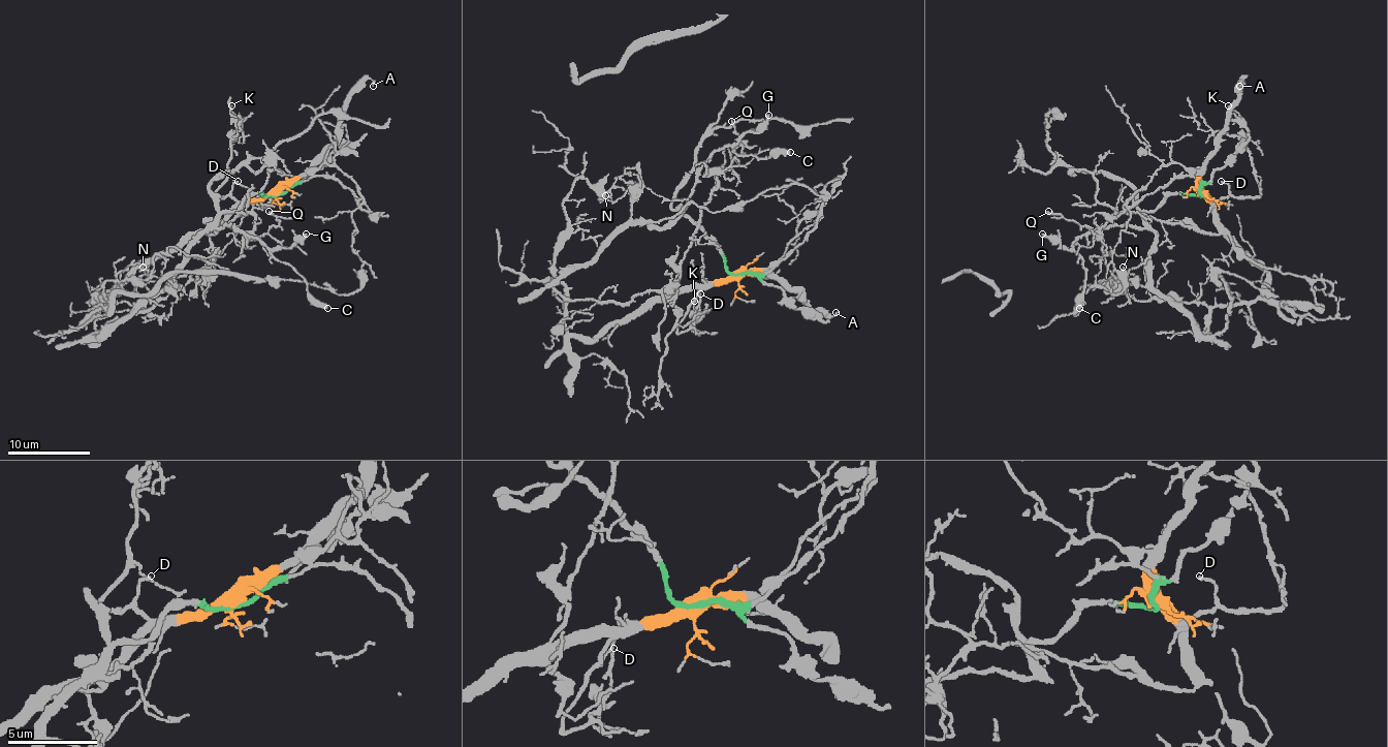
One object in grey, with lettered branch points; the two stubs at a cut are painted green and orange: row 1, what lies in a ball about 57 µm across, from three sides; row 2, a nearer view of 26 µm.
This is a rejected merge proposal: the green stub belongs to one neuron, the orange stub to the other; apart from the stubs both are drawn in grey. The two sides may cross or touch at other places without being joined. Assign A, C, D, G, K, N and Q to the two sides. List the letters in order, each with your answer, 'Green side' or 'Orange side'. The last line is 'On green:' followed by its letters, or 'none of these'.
A: Orange side
C: Green side
D: Orange side
G: Green side
K: Orange side
N: Orange side
Q: Orange side
On green: C, G

